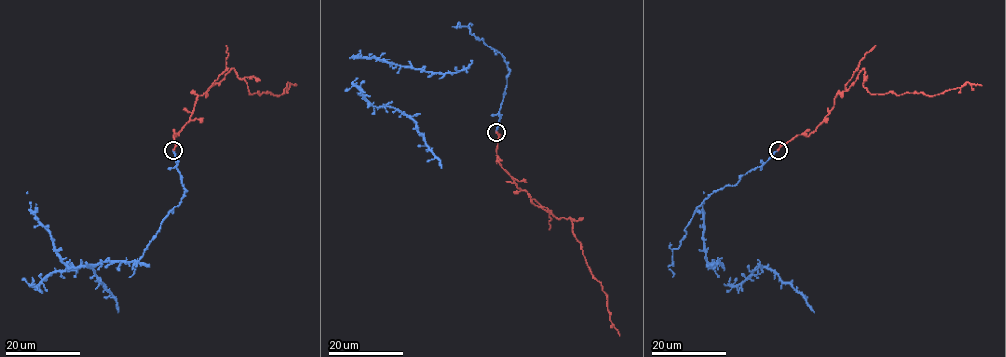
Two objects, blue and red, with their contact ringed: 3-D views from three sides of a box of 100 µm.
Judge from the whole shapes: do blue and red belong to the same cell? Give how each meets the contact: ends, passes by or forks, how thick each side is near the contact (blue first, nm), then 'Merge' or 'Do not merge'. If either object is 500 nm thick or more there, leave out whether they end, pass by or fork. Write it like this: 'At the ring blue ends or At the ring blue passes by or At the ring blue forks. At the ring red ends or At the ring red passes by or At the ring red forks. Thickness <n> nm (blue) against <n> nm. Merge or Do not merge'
At the ring blue ends. At the ring red ends. Thickness 200 nm (blue) against 240 nm. Merge

